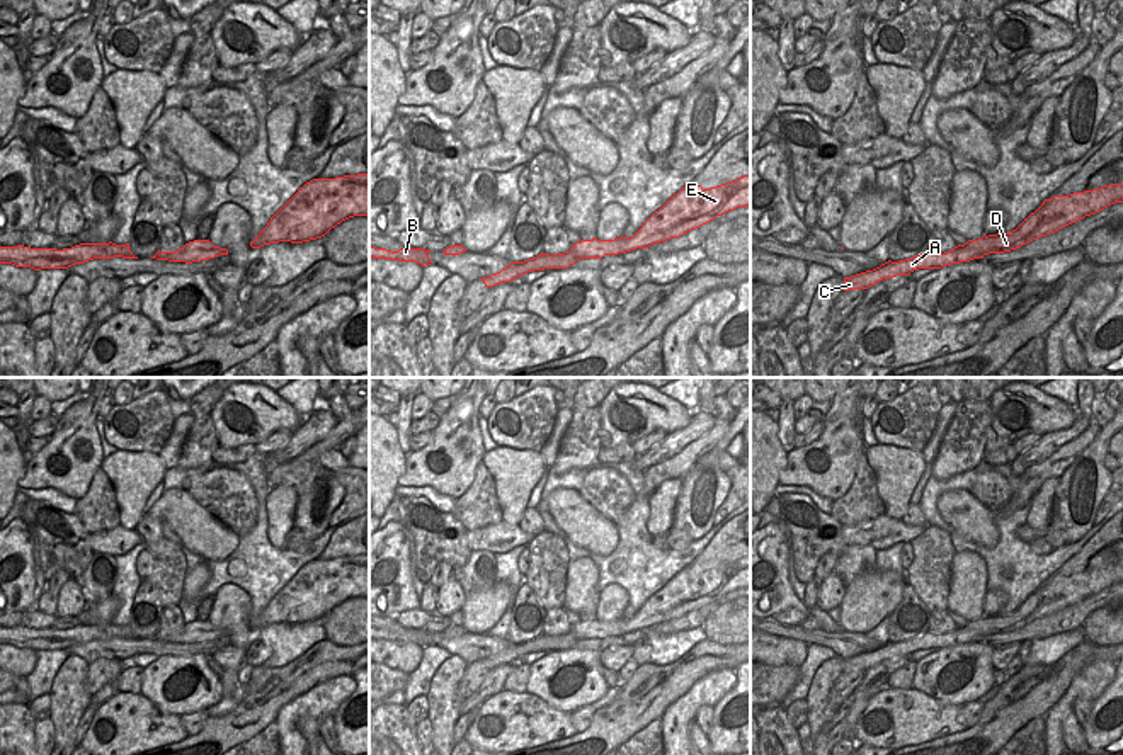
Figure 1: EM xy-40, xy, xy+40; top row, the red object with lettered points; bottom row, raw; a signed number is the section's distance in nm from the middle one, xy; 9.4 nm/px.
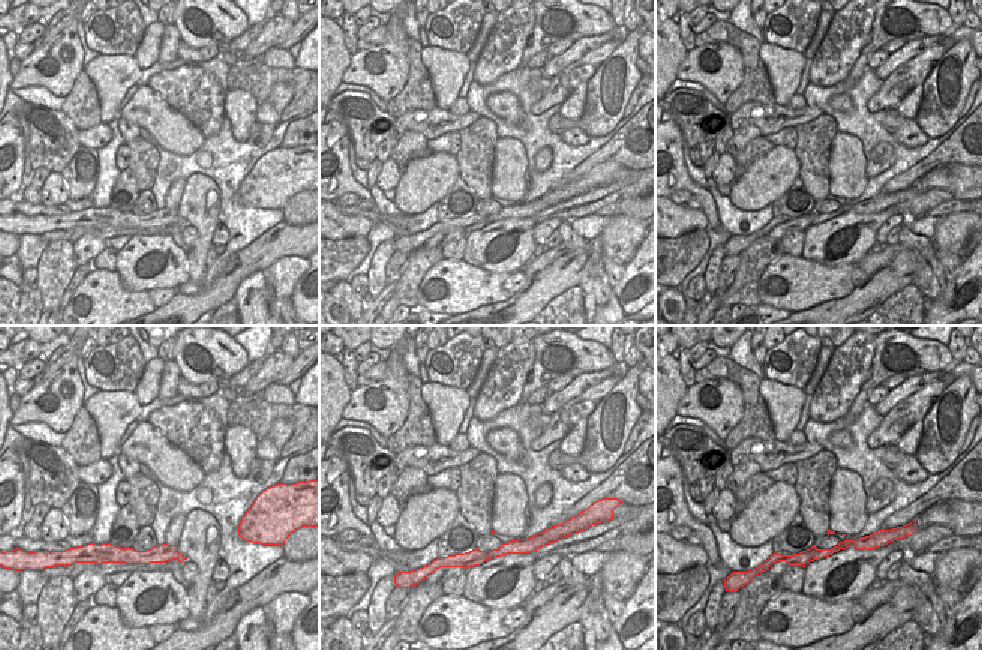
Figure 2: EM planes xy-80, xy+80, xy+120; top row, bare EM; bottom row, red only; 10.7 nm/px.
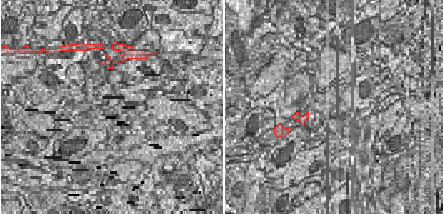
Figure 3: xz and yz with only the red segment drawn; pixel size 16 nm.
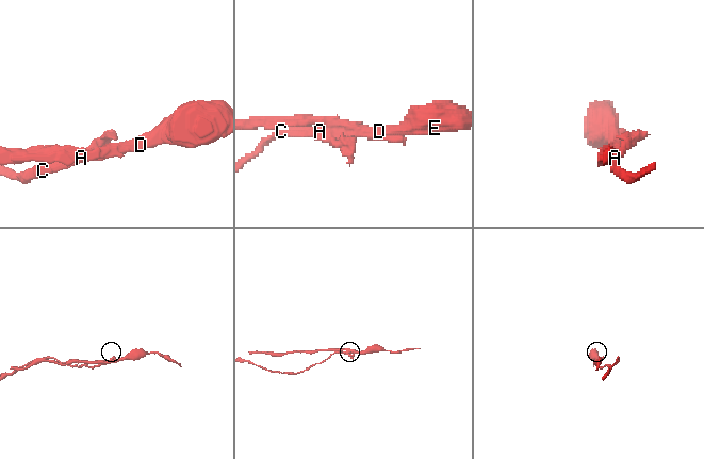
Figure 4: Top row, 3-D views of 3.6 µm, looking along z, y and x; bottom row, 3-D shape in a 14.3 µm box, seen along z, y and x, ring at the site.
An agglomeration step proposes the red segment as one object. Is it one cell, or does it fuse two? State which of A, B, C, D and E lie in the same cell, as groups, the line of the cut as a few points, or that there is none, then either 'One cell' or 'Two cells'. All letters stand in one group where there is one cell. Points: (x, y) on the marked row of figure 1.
Groups: A C / B D E. Split along xy+40 (951, 250), (958, 262). Two cells

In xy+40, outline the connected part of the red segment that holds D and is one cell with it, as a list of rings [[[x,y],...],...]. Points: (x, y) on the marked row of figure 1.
[[[1109,184],[1101,189],[1069,196],[1053,196],[1052,199],[1045,199],[1016,230],[968,240],[965,245],[955,247],[951,253],[958,257],[960,264],[983,258],[989,253],[1011,252],[1086,216],[1096,214],[1114,202],[1123,202],[1123,184]]]

